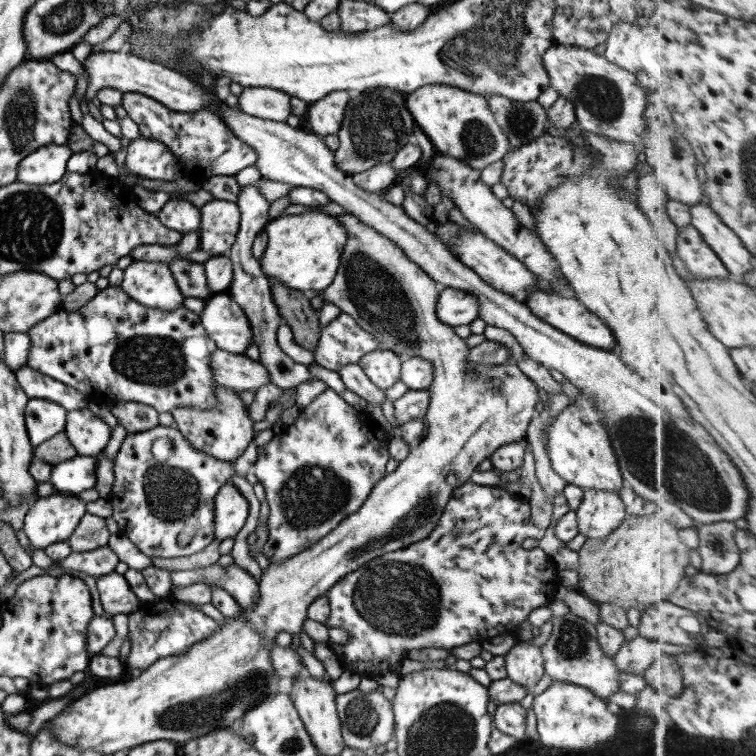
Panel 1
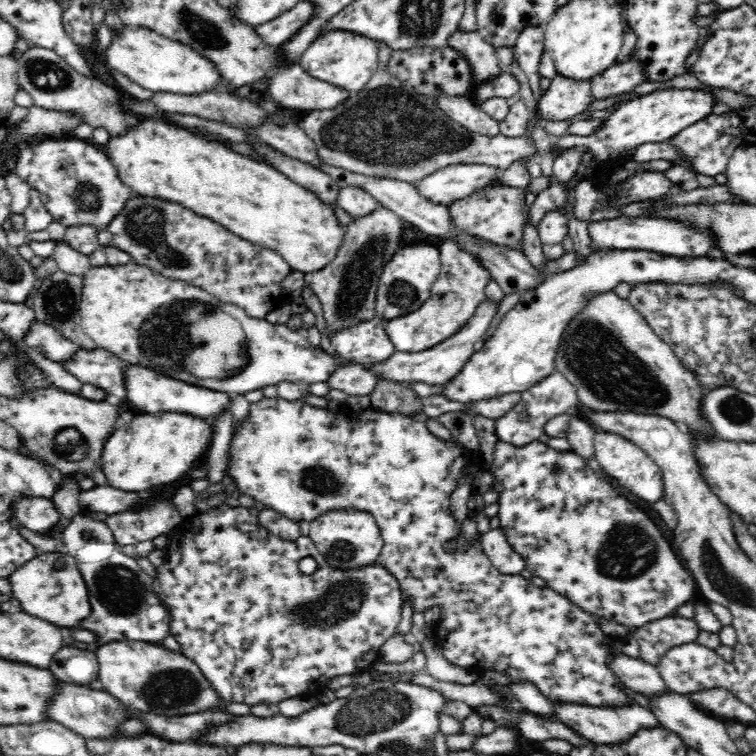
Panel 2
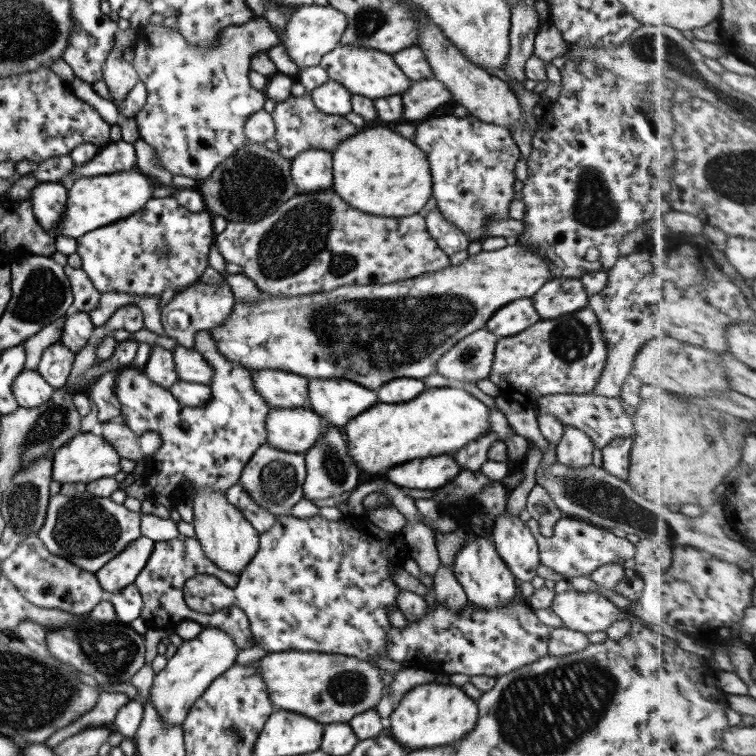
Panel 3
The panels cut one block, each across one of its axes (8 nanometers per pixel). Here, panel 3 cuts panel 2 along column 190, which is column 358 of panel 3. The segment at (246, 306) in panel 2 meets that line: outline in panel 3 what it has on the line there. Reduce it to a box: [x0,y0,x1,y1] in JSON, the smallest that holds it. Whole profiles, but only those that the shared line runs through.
[213,189,449,297]

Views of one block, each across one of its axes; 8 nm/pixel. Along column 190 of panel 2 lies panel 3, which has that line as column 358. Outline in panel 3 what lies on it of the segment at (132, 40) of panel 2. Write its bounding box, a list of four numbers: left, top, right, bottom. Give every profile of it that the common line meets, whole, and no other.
[318,46,409,100]

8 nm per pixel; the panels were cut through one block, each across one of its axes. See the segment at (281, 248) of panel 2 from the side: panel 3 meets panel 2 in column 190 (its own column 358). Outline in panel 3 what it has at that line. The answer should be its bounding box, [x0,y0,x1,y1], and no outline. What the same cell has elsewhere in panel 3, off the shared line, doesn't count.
[330,125,431,217]

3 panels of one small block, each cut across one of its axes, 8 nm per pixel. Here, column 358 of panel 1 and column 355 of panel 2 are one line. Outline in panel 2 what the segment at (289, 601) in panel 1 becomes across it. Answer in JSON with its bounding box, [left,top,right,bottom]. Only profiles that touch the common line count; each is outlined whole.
[305,205,402,570]

